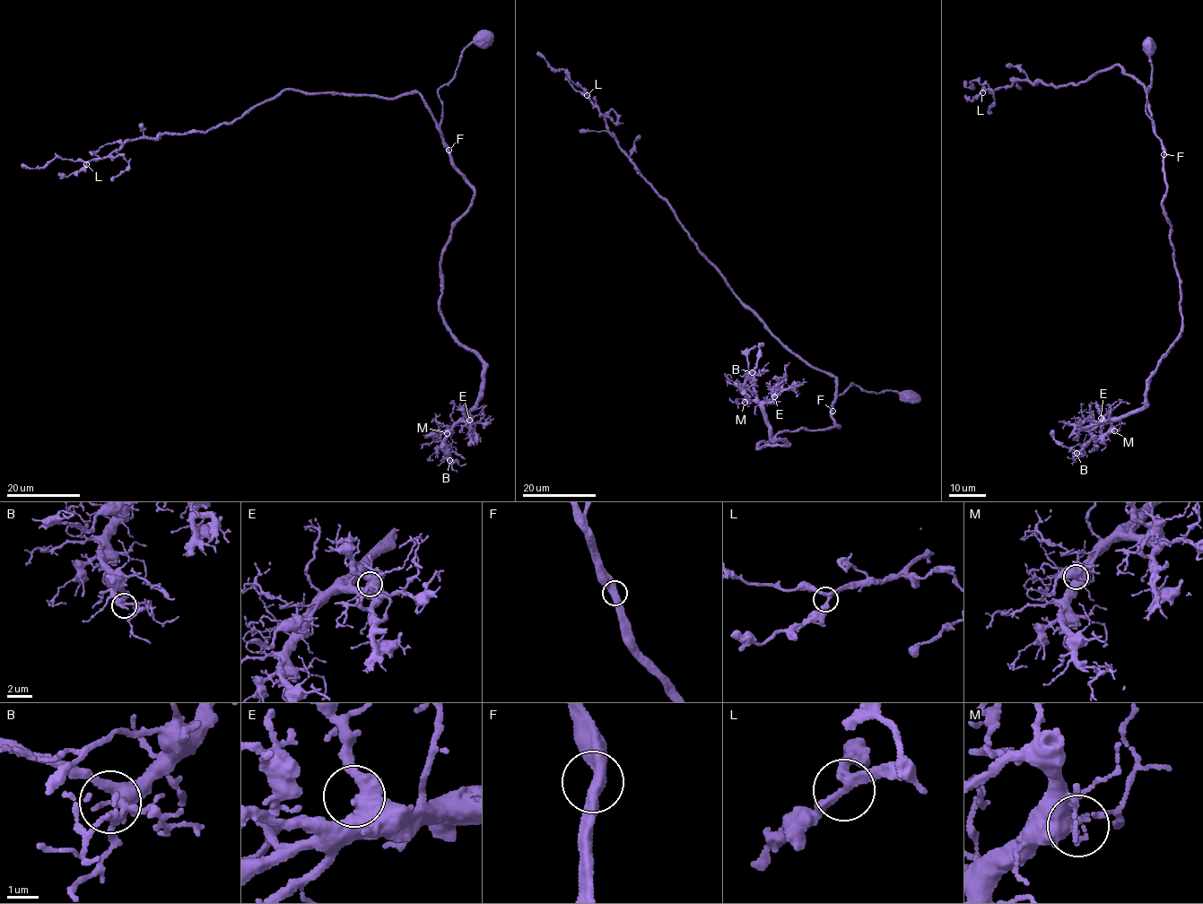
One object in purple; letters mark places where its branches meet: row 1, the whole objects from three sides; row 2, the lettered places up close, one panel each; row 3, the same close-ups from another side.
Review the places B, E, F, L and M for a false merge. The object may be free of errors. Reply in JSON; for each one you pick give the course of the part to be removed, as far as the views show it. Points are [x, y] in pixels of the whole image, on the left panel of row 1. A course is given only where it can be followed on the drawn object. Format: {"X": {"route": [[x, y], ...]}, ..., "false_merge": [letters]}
{"false_merge": []}

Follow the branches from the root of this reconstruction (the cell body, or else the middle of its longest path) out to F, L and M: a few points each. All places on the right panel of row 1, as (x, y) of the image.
F: (1149, 47), (1153, 47), (1148, 50), (1152, 81), (1146, 91), (1146, 115), (1153, 120), (1163, 153)
L: (1149, 47), (1146, 115), (1154, 126), (1149, 90), (1116, 65), (1078, 83), (1017, 79), (982, 92)
M: (1149, 47), (1146, 115), (1164, 152), (1162, 205), (1182, 324), (1146, 402), (1116, 417), (1114, 430)

